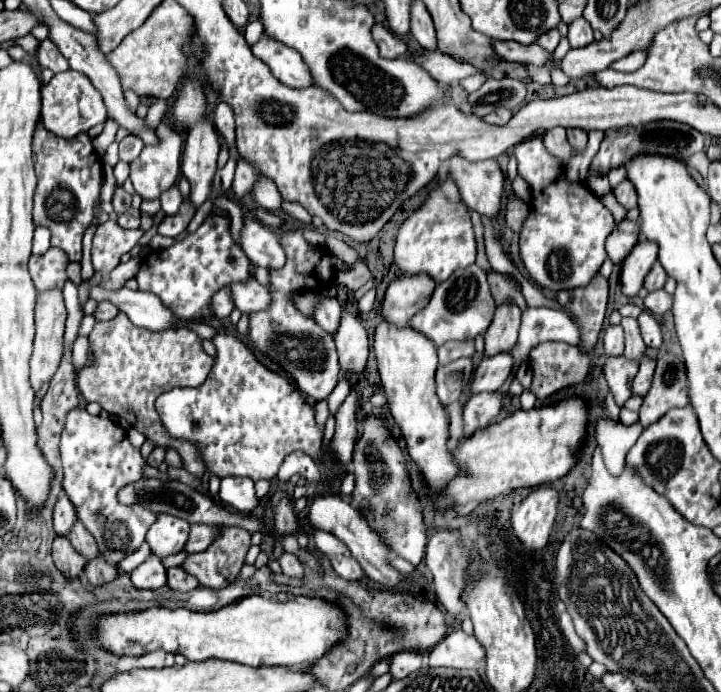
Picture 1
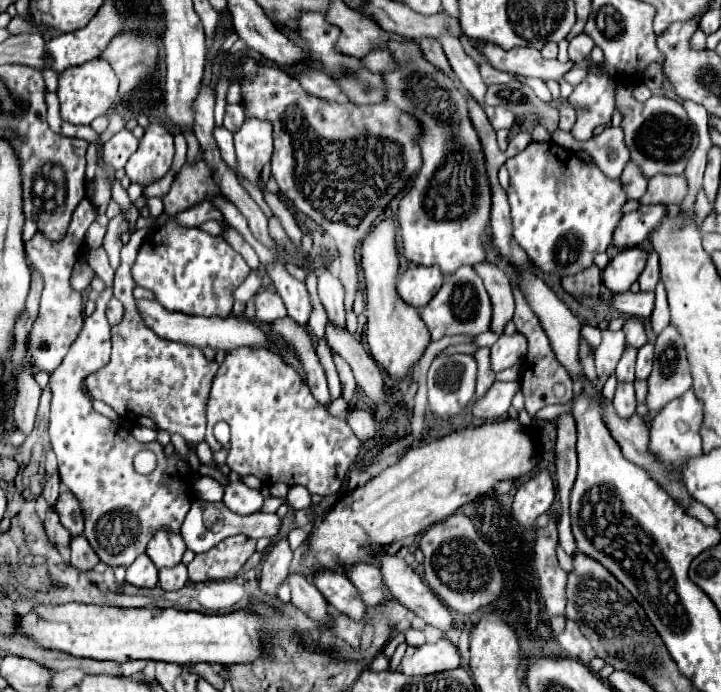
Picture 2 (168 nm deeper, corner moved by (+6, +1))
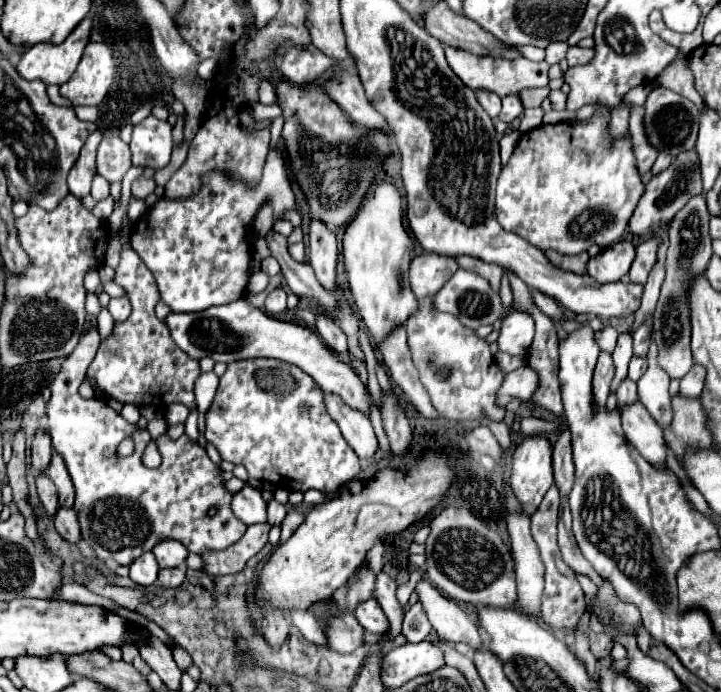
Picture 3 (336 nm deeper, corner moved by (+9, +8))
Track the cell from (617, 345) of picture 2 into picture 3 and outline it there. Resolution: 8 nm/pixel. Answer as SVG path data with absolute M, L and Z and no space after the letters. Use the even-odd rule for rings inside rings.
M601 353L595 373L593 373L593 403L601 409L609 397L609 385L615 375L615 365L609 353Z

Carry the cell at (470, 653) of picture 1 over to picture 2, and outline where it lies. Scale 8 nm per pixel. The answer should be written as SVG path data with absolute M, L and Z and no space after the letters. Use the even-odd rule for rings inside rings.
M440 638L432 644L424 644L418 648L408 646L400 672L408 676L426 676L426 674L436 674L444 670L454 670L460 666L460 654L458 648L448 640Z

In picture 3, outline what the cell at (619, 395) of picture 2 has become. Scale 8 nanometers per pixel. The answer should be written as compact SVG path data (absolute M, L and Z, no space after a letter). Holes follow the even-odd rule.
M633 403L621 409L623 431L629 443L651 463L667 467L667 445L663 439L663 429L655 423L649 411L641 403Z

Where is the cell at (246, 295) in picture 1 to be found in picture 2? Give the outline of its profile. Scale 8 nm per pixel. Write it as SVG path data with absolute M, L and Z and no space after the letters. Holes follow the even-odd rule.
M270 286L256 294L254 306L256 306L256 320L260 320L260 322L272 322L272 320L286 316L284 302L280 300L278 292Z

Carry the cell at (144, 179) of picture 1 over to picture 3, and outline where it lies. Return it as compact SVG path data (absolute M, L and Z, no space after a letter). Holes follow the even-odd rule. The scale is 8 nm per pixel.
M149 115L141 123L133 125L133 165L161 169L171 157L171 125Z

